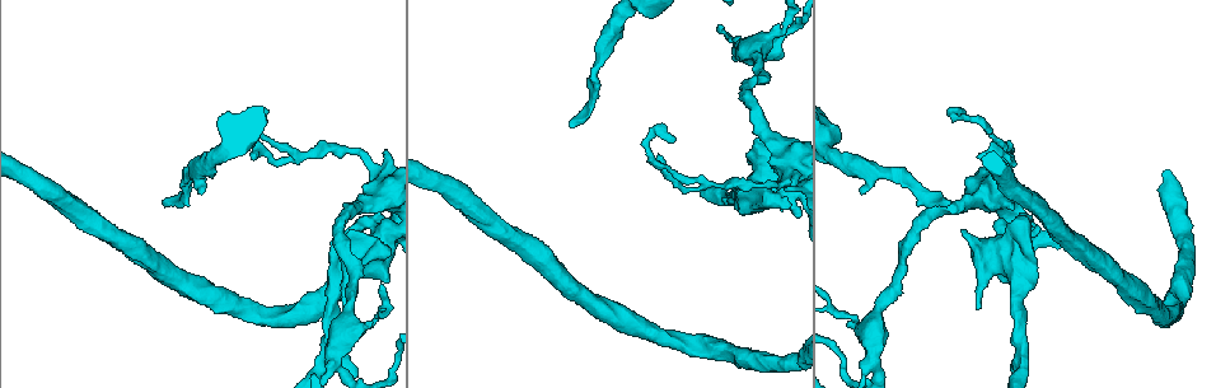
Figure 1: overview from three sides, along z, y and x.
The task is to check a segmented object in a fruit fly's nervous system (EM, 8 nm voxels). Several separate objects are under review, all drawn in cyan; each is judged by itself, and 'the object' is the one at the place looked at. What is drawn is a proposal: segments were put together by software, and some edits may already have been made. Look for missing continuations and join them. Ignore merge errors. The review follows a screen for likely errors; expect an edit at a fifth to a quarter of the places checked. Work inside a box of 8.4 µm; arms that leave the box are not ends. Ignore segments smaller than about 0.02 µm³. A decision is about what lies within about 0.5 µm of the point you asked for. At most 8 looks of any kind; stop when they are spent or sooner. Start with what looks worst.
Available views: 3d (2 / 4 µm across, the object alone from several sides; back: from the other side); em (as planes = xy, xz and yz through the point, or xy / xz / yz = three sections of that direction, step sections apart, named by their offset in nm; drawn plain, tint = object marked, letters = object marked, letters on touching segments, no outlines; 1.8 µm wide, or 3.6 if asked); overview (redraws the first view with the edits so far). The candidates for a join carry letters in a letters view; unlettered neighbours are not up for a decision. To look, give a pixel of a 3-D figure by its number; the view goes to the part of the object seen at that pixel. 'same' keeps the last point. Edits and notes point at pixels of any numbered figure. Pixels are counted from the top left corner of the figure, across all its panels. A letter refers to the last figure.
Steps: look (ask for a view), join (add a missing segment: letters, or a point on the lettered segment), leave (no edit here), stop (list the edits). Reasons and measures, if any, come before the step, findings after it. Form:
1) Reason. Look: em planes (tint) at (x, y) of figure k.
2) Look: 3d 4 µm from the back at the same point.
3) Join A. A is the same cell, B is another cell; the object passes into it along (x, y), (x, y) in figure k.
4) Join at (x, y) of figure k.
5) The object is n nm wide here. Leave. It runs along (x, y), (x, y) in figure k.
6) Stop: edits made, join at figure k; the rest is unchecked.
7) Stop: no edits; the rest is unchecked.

Thick end. Look: 3d 4 µm at (860, 193) of figure 1.

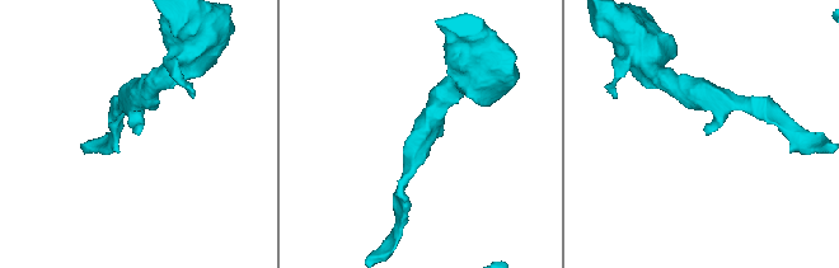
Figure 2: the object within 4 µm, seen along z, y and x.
Look: em planes (letters) at (706, 135) of figure 2.

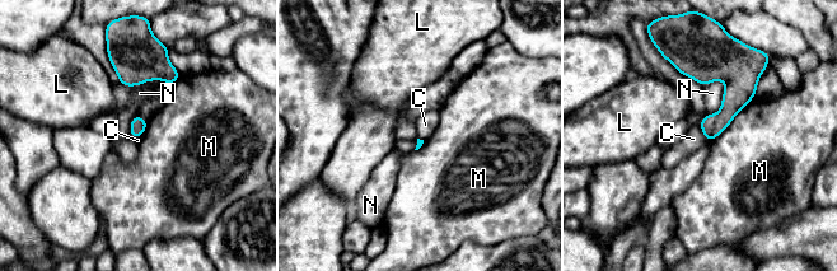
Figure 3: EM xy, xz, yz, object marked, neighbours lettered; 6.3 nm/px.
The longest contact is with M, 420 nm. Leave. C, L, M and N are other cells; a border runs along (698, 126), (706, 139) in figure 3; no lettered segment goes on from it.

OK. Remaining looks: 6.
Tapers out. Look: 3d 2 µm at (163, 202) of figure 1.

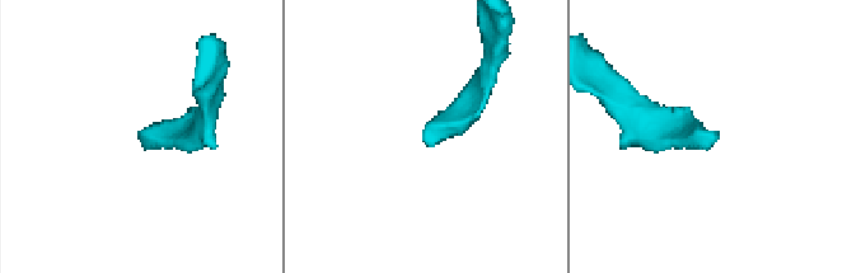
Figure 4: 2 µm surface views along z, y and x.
Look: em planes (letters) at (428, 142) of figure 4.

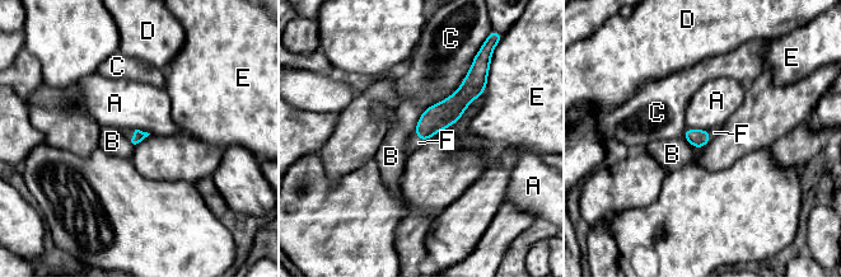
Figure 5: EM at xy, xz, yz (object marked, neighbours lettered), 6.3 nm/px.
Join F. F is the same cell, A, B, C, D and E are other cells; the neuron continues.

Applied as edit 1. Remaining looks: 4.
Look: overview.

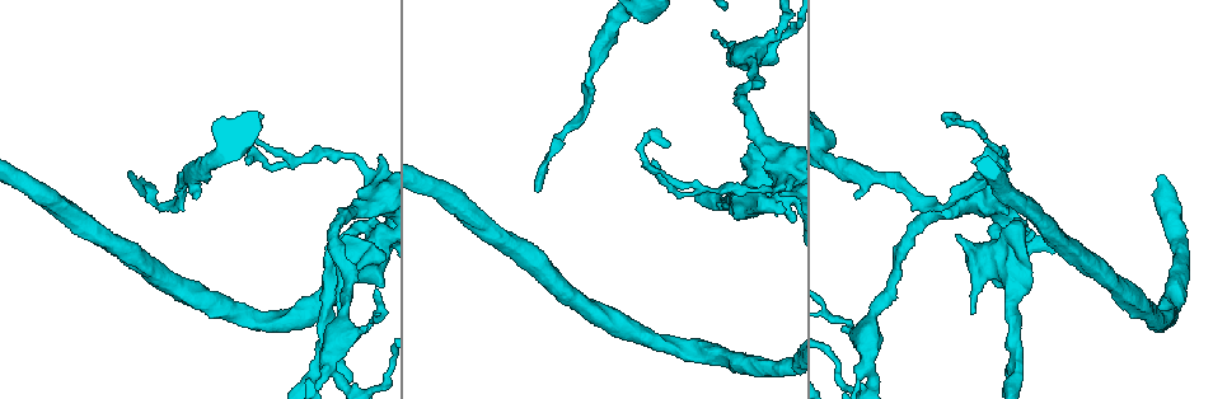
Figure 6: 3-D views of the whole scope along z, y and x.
A narrow waist. Look: 3d 4 µm at (709, 187) of figure 6.

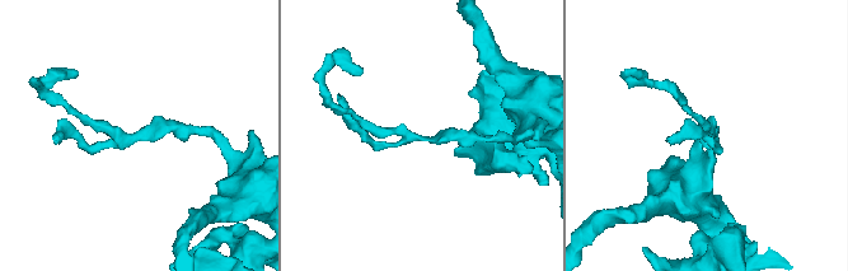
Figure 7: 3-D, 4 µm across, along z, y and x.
Need the tissue. Look: em 3.6 µm planes (tint) at (416, 137) of figure 7.

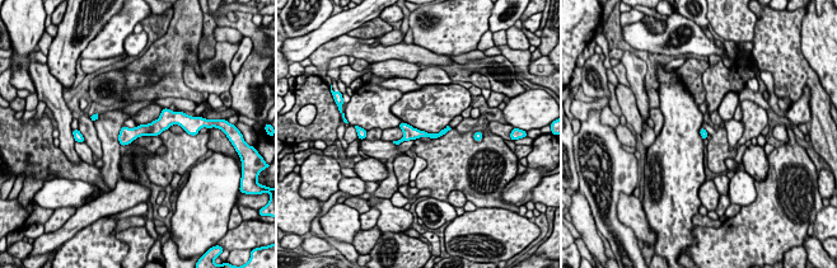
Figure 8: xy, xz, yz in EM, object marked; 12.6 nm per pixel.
What lies round it. Look: em 3.6 µm planes (letters) at the same point.

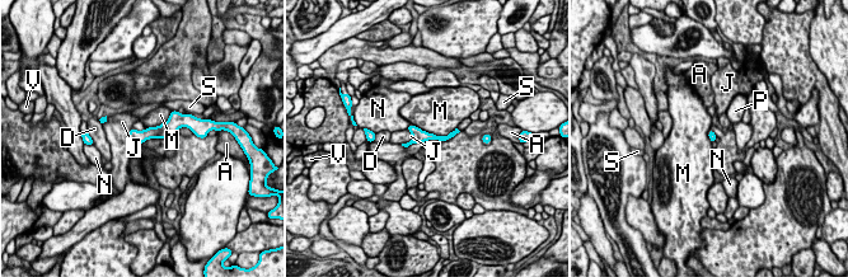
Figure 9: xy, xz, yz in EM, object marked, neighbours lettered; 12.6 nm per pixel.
The longest contact is with M, 600 nm. Leave. A, D, J, M, N, P, S and V are other cells; no lettered segment goes on from it.

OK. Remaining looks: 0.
Stop: edits made, join at figure 5; the rest is unchecked.

